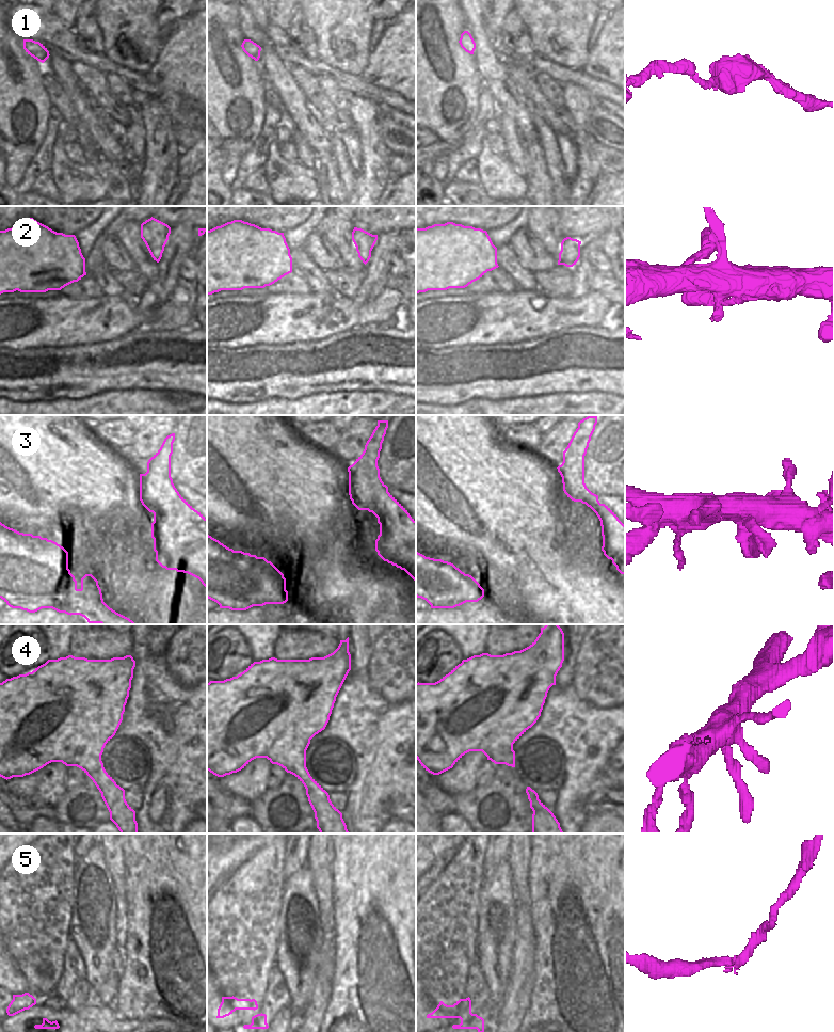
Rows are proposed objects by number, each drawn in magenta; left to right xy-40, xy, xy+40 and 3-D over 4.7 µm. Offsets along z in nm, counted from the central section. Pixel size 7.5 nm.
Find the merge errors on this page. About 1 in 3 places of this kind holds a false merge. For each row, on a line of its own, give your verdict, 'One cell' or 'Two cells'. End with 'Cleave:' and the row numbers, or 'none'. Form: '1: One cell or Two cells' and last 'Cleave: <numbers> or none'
1: One cell
2: One cell
3: One cell
4: One cell
5: Two cells
Cleave: 5.

